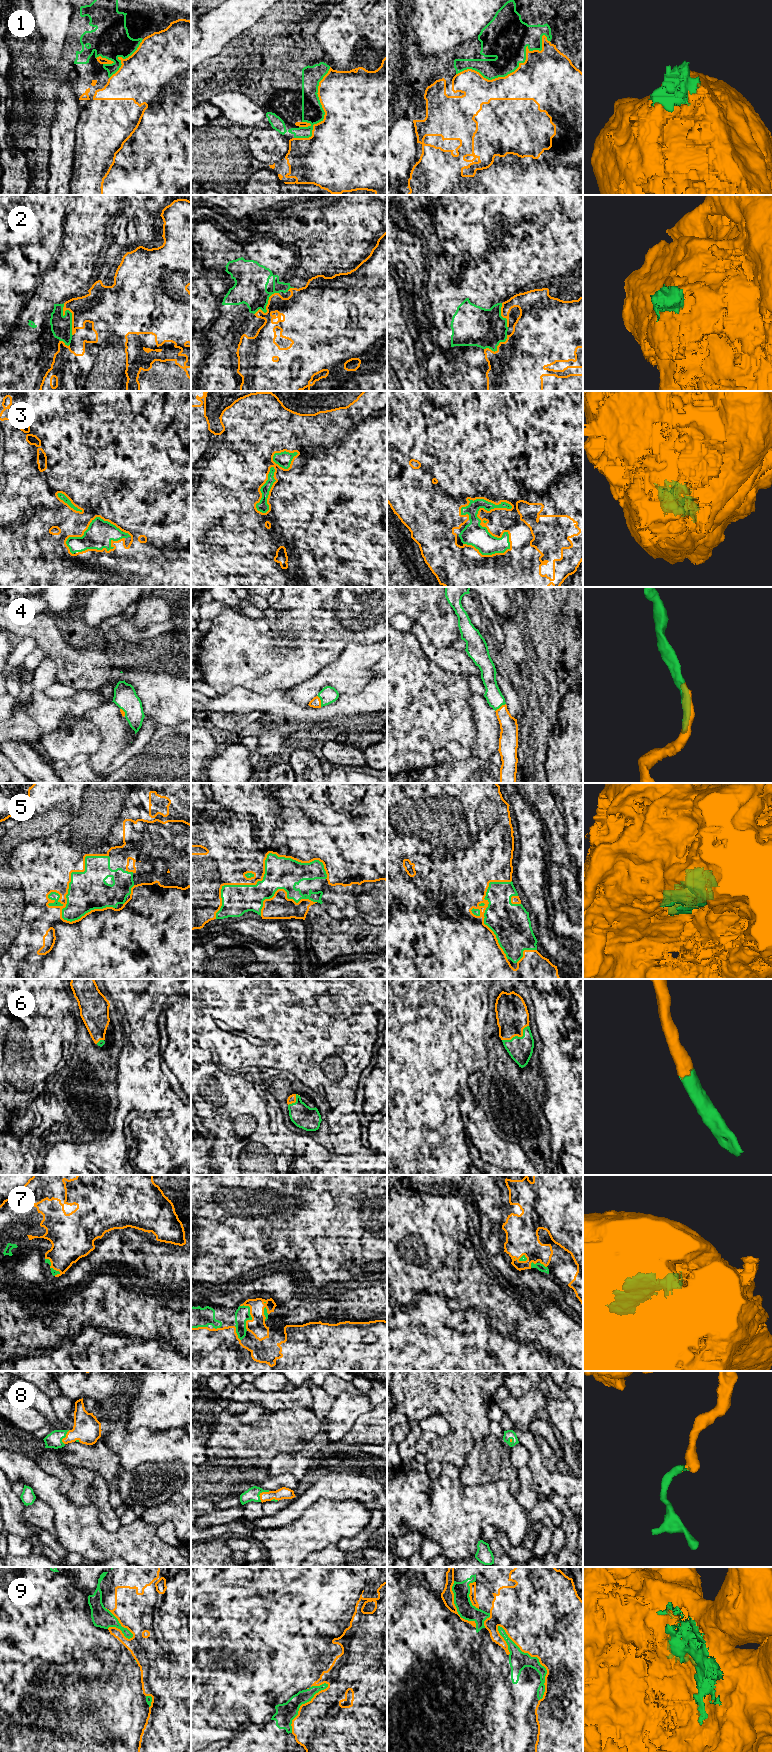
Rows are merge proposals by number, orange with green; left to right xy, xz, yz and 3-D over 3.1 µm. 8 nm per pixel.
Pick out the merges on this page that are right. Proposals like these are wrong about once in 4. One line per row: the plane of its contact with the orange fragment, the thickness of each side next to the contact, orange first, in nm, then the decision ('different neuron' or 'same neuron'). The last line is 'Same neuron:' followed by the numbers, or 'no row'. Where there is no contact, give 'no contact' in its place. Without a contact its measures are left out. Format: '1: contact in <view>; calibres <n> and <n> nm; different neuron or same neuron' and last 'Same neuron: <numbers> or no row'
1: contact in yz; calibres 420 and 320 nm; different neuron
2: contact in xy; calibres 300 and 180 nm; different neuron
3: contact in yz; calibres 340 and 180 nm; same neuron
4: contact in xz; calibres 80 and 140 nm; same neuron
5: contact in xy; calibres 500 and 320 nm; same neuron
6: contact in yz; calibres 260 and 200 nm; same neuron
7: contact in xz; calibres 140 and 120 nm; same neuron
8: contact in xz; calibres 100 and 110 nm; same neuron
9: contact in yz; calibres 500 and 160 nm; different neuron
Same neuron: 3, 4, 5, 6, 7, 8

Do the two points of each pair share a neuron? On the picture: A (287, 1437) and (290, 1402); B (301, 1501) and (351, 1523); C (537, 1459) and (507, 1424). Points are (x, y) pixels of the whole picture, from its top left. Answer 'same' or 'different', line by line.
A: different
B: different
C: different

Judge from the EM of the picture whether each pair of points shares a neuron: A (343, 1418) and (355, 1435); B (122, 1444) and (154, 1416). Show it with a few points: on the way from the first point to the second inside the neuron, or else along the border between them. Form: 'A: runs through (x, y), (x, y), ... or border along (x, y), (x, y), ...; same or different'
A: border along (367, 1412), (363, 1413), (352, 1427), (335, 1442); different
B: border along (120, 1423), (128, 1432), (141, 1427), (165, 1431); different

